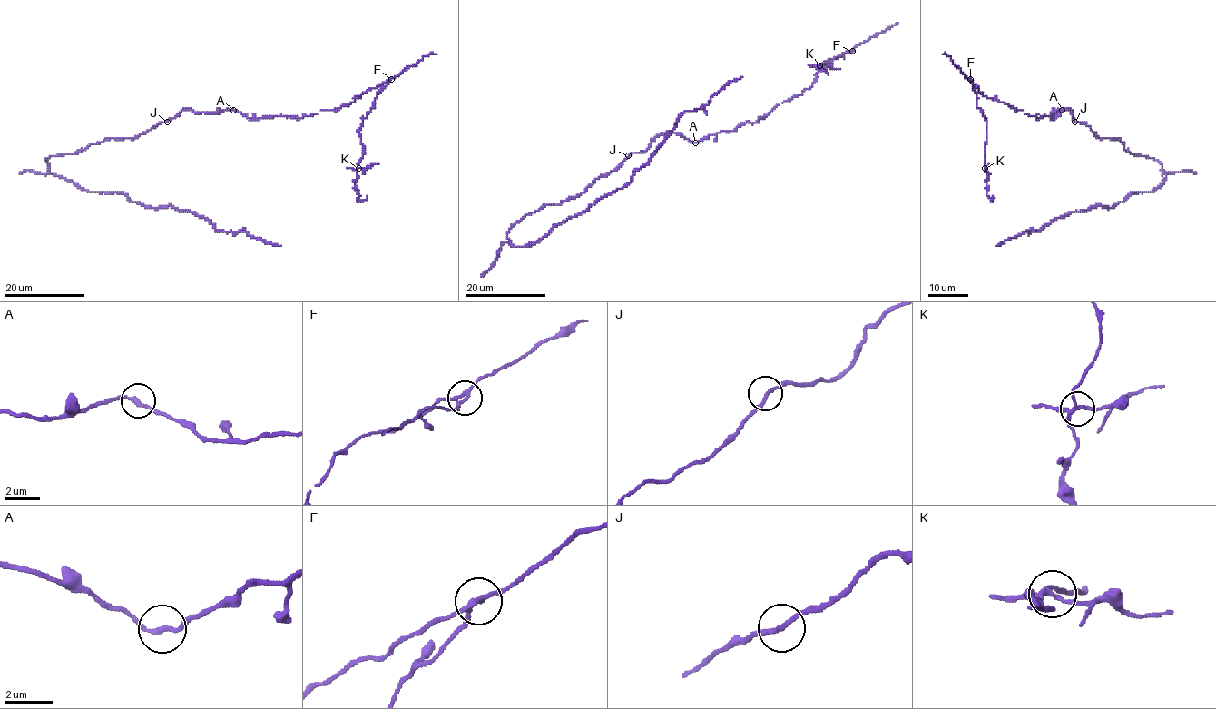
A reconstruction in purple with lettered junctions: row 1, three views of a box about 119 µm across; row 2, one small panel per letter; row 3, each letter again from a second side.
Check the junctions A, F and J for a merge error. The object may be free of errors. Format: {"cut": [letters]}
{"cut": ["F"]}

